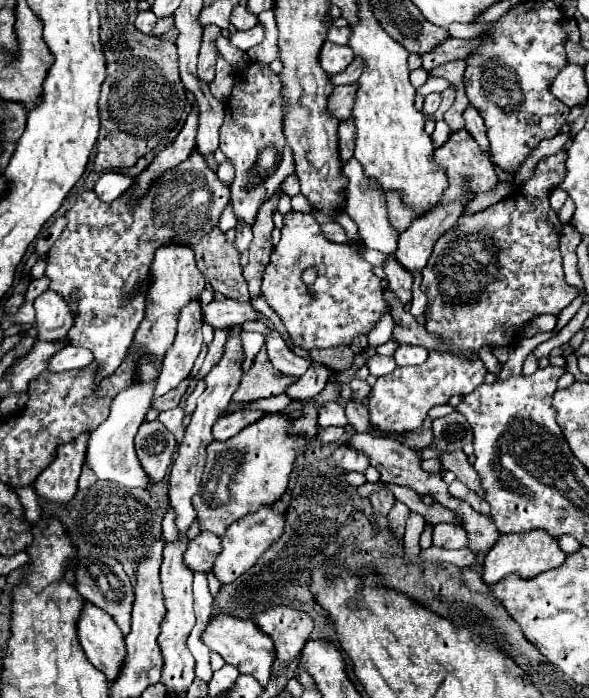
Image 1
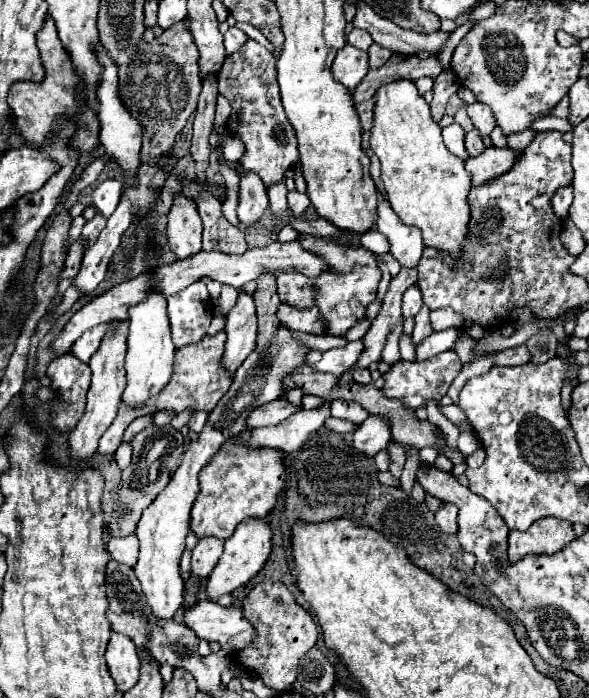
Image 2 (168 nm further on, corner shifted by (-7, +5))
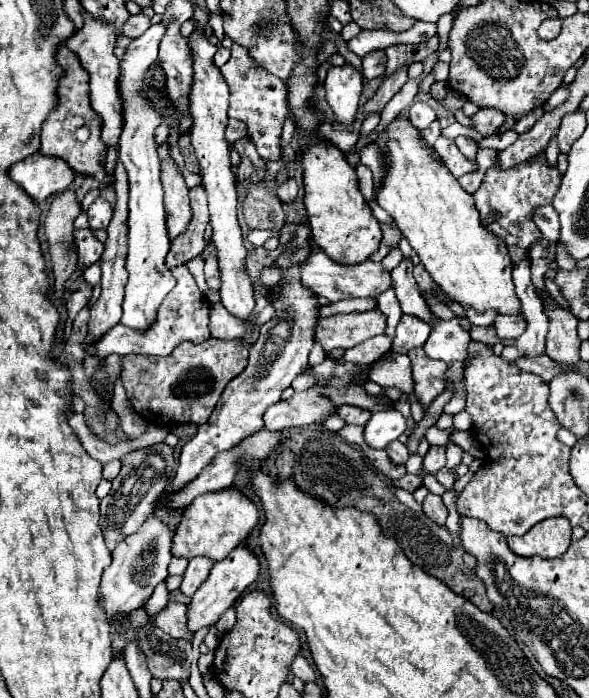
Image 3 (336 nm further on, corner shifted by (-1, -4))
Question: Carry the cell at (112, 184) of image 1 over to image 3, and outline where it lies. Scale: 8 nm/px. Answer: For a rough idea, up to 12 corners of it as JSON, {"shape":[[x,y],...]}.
{"shape":[[96,198],[88,208],[90,230],[106,230],[112,206]]}

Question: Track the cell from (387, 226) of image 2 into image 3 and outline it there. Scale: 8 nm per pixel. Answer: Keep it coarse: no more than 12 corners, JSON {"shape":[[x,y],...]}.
{"shape":[[408,258],[392,270],[404,314],[430,324],[434,314],[420,294]]}

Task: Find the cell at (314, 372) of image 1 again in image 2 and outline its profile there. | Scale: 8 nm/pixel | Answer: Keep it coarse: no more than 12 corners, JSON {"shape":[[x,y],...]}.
{"shape":[[362,341],[330,349],[314,365],[338,377],[354,365]]}

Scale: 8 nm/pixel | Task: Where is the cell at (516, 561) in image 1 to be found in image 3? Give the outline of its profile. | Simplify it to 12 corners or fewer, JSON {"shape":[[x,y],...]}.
{"shape":[[566,518],[542,520],[510,536],[518,556],[562,556],[572,538]]}

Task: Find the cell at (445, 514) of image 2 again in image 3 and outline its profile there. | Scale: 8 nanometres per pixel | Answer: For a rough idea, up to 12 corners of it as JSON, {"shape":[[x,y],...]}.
{"shape":[[428,494],[422,506],[430,520],[444,526],[448,510],[440,496]]}

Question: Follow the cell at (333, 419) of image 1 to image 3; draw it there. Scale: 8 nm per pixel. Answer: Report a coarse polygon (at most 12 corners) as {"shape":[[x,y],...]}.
{"shape":[[340,406],[338,416],[348,424],[364,426],[372,412],[358,406]]}

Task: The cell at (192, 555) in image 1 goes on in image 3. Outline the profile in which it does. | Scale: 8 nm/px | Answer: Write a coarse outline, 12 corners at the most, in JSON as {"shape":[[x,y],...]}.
{"shape":[[204,556],[190,560],[180,592],[192,596],[208,578],[212,560]]}

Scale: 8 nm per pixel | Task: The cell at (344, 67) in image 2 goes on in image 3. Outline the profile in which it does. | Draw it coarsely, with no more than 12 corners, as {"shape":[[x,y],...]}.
{"shape":[[348,64],[332,66],[326,100],[338,124],[354,124],[362,76]]}

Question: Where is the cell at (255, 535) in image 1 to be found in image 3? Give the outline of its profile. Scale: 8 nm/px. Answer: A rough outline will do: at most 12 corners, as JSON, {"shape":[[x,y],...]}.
{"shape":[[244,546],[214,562],[188,604],[188,630],[214,626],[256,580]]}

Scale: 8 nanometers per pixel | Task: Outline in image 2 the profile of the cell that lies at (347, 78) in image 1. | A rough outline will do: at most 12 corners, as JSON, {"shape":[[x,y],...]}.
{"shape":[[376,45],[368,49],[370,69],[384,65],[392,51]]}

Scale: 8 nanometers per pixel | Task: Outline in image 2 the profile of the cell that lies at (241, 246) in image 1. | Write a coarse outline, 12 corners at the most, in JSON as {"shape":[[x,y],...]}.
{"shape":[[240,171],[238,219],[250,227],[268,209],[262,181]]}

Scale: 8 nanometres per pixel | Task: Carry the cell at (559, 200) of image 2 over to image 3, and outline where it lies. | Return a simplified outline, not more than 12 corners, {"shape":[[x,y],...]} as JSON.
{"shape":[[538,206],[532,220],[544,238],[558,240],[558,214]]}

